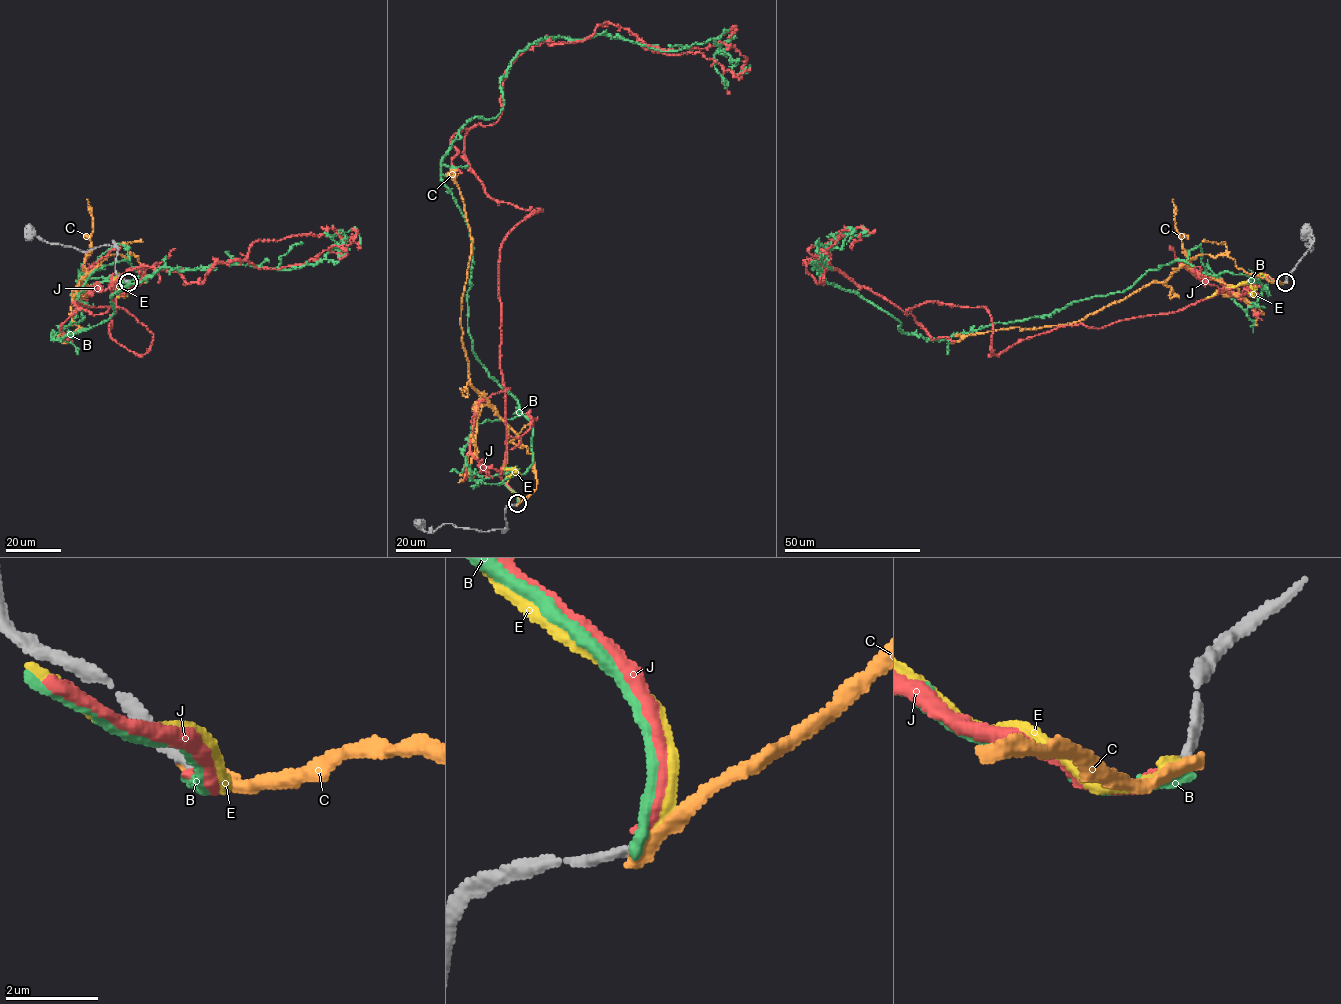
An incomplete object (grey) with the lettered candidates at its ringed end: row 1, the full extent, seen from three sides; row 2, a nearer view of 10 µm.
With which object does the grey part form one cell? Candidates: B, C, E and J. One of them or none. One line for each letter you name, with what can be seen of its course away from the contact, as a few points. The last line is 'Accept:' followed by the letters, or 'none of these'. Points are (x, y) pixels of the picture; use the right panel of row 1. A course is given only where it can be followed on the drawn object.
J: via (1285, 282), (1263, 273), (998, 355), (984, 306), (907, 314), (838, 270), (806, 271), (845, 228), (851, 249)
Accept: J

